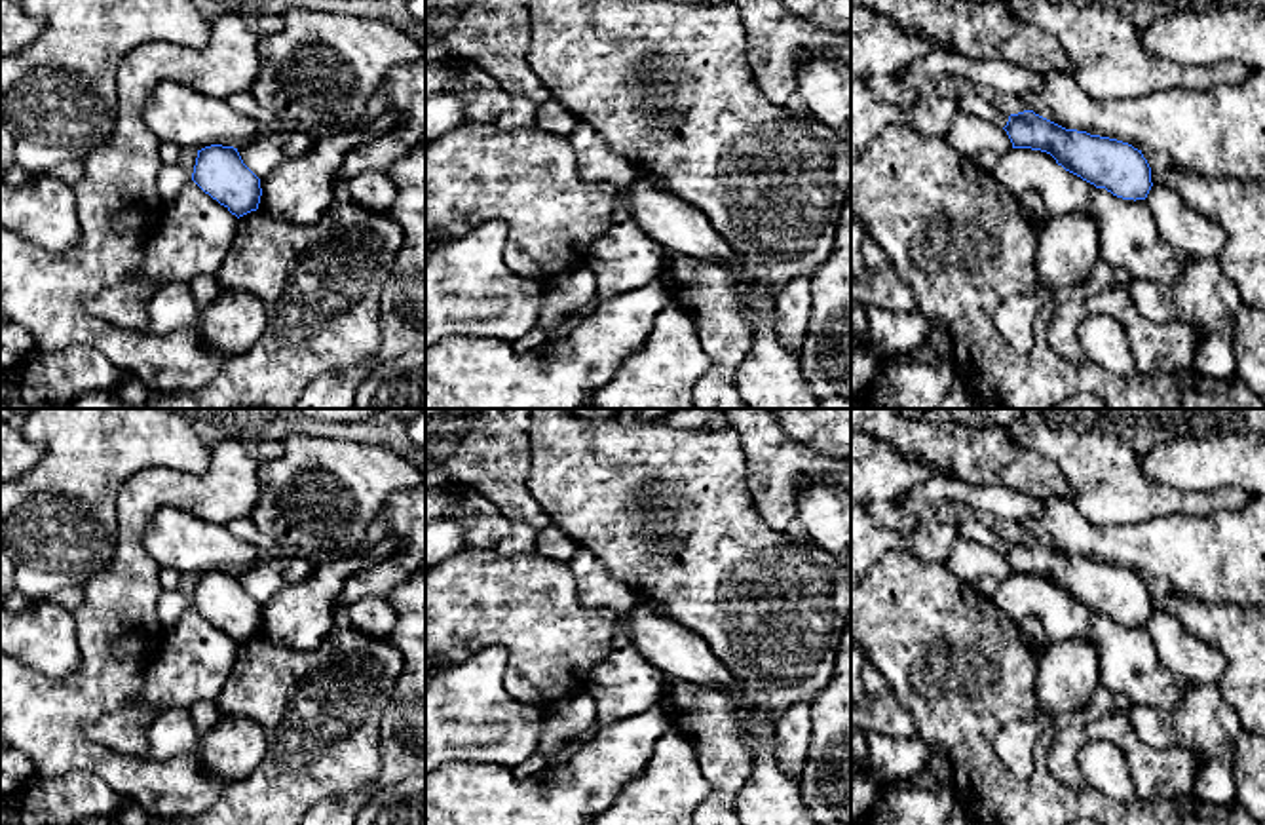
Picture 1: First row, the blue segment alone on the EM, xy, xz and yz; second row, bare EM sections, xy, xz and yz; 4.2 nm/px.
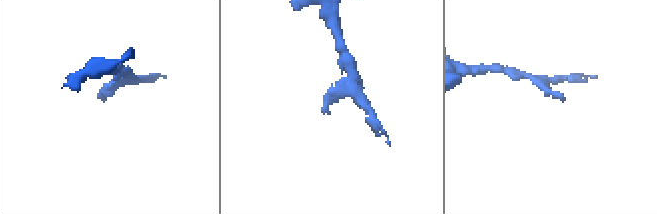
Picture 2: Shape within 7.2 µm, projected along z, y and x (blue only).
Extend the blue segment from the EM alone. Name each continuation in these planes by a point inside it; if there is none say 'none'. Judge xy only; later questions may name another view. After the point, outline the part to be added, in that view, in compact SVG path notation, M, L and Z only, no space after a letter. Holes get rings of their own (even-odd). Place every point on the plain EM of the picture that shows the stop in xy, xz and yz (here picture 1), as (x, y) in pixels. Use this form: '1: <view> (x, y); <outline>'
none

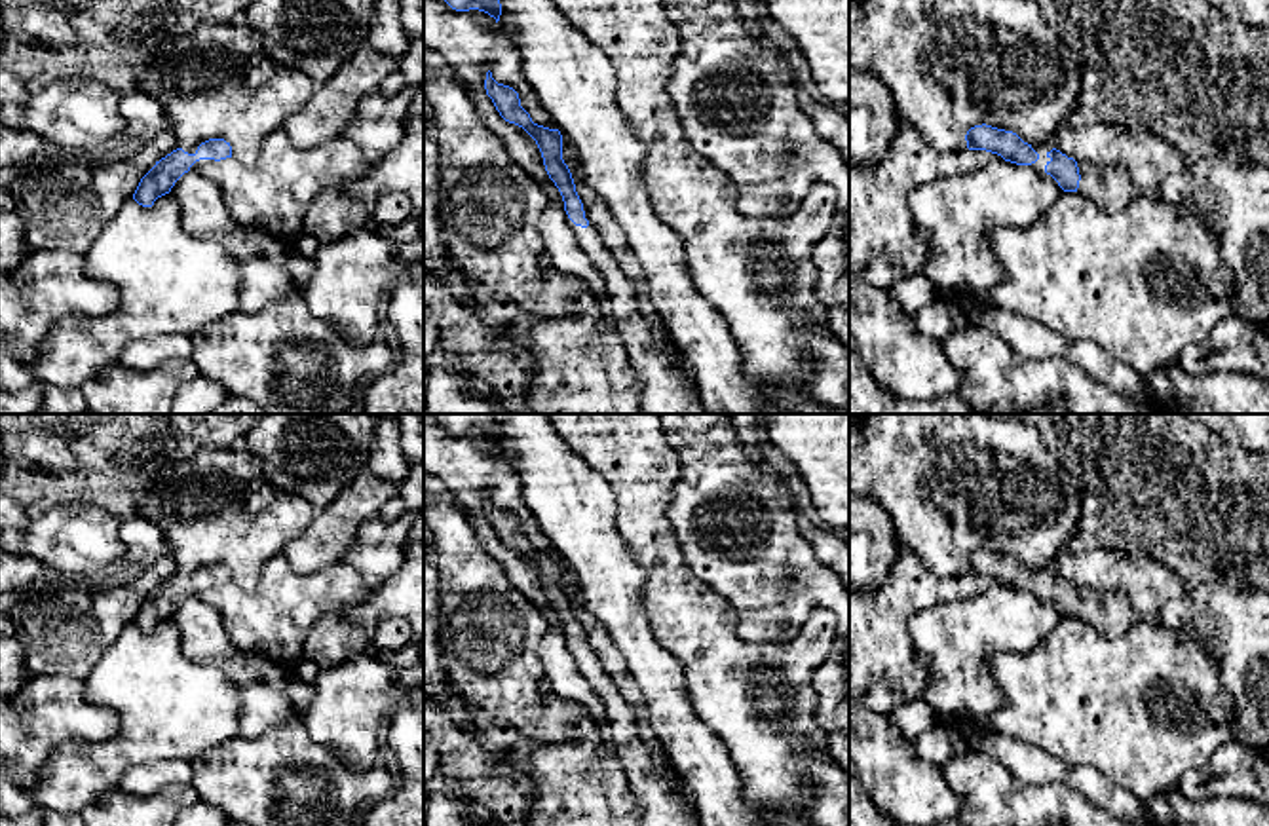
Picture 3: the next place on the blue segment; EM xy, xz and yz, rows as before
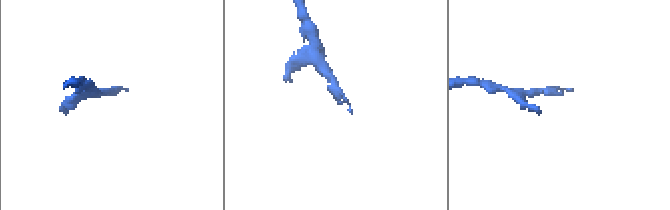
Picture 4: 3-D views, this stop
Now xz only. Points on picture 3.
1: xz (663, 800); M570 644L568 648L581 674L604 701L612 742L642 809L642 826L701 826L691 794L682 786L680 775L657 769L636 710L621 697L600 657L591 648L587 653L576 651Z

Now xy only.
none

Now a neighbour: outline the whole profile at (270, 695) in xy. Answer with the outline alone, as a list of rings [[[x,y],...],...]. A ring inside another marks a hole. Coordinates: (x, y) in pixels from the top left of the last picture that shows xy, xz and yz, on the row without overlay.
[[[196,589],[175,608],[169,621],[179,629],[184,657],[215,666],[237,689],[241,737],[255,739],[272,727],[302,722],[313,701],[313,684],[296,680],[289,668],[268,659],[236,649],[220,611]]]

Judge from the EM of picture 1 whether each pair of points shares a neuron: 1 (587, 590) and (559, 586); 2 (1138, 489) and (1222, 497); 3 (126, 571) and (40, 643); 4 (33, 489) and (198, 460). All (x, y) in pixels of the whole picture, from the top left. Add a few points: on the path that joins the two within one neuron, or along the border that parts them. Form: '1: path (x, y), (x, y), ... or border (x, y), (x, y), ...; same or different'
1: border (566, 563), (576, 597), (587, 607), (614, 611); different
2: path (1159, 498), (1201, 500); same
3: border (75, 614), (82, 658); different
4: path (75, 479), (101, 453), (156, 453); same

